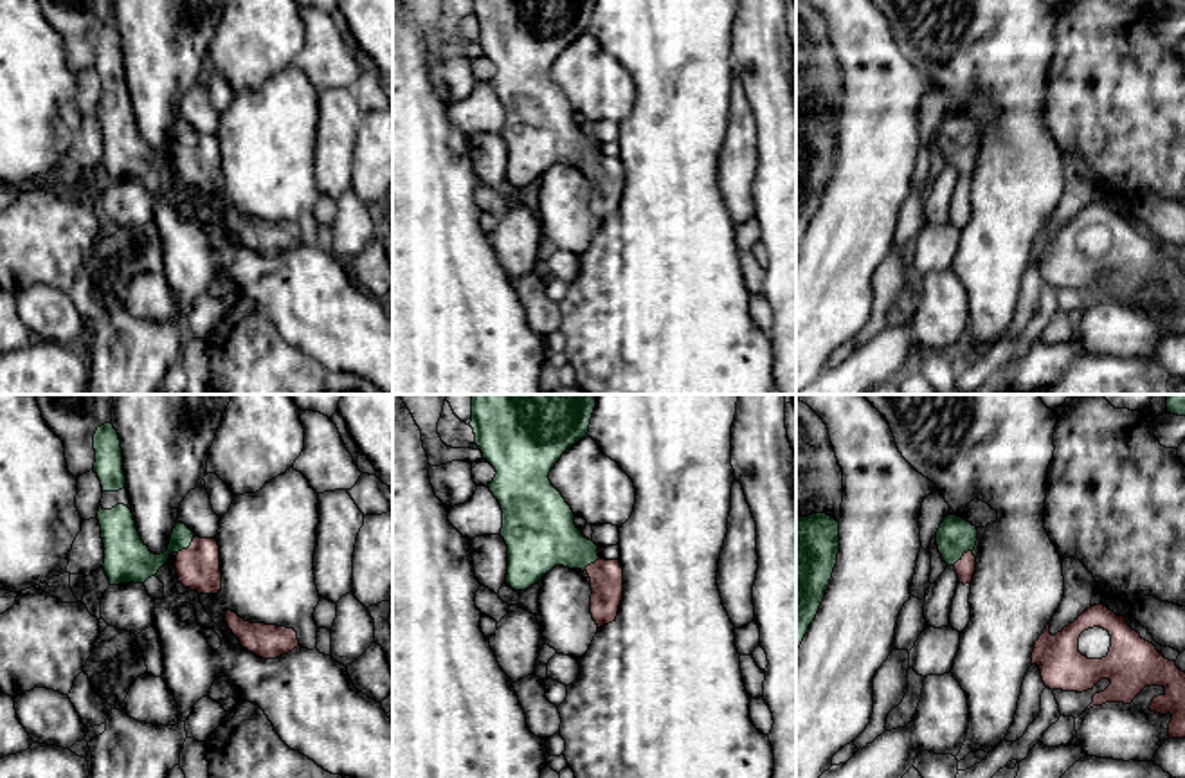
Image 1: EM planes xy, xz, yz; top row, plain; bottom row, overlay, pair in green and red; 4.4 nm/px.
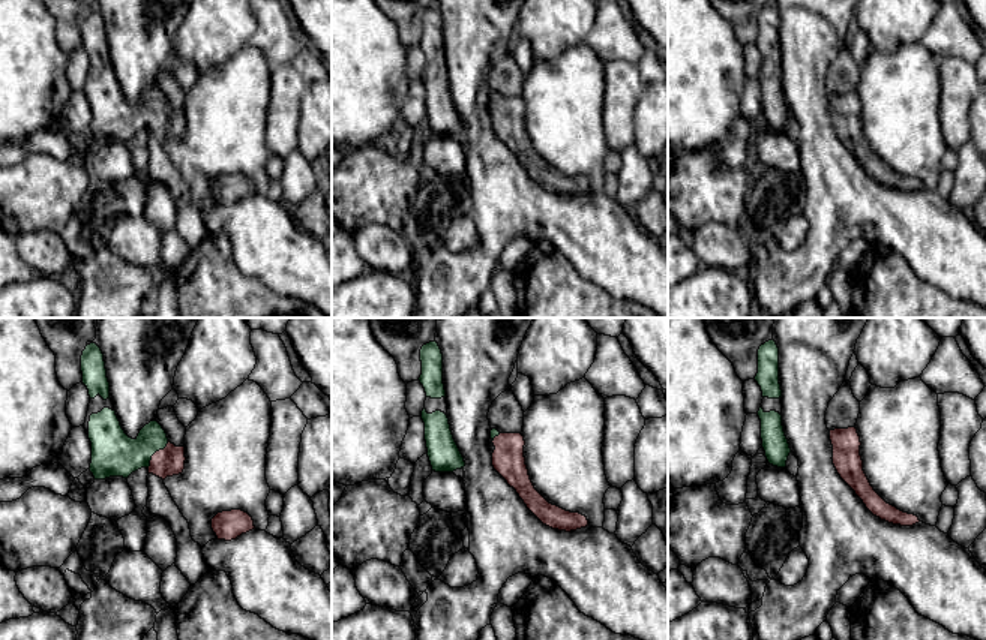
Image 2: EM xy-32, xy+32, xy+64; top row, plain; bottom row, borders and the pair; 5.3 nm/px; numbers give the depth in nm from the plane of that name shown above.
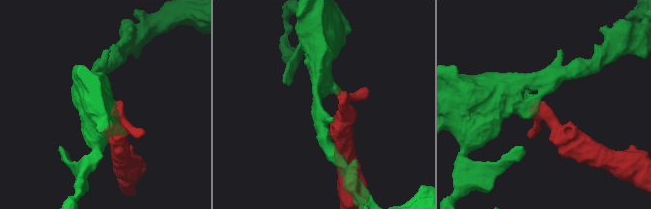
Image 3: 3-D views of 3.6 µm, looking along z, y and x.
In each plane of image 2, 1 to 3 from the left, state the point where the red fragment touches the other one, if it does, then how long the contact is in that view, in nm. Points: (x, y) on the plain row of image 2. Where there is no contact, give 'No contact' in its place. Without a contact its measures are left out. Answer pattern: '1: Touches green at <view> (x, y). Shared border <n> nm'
1: Touches green at xy-32 (155, 116). Shared border 180 nm
2: Touches green at xy+32 (496, 99). Shared border 60 nm
3: No contact

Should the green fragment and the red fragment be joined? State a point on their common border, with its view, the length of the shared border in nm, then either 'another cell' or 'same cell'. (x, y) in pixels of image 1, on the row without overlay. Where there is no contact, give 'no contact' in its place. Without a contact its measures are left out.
yz (962, 152) | 110 nm | same cell

